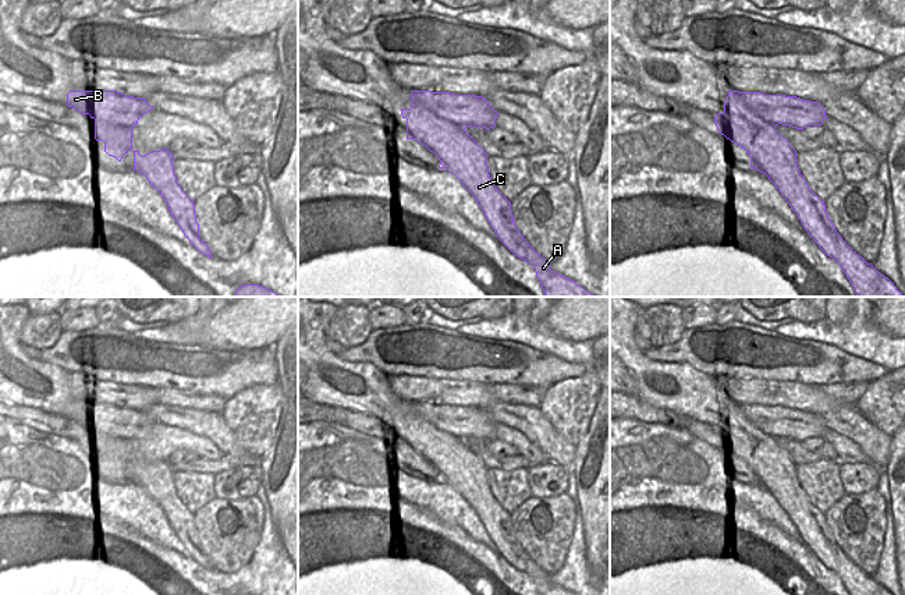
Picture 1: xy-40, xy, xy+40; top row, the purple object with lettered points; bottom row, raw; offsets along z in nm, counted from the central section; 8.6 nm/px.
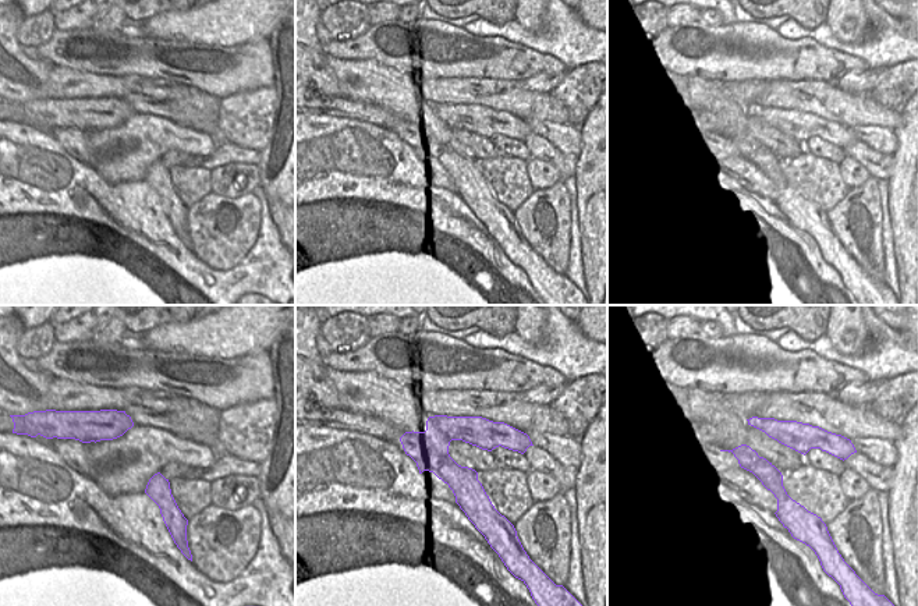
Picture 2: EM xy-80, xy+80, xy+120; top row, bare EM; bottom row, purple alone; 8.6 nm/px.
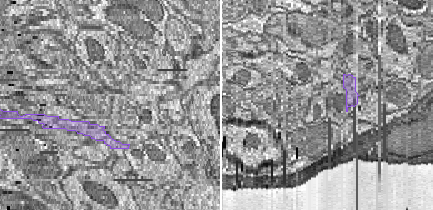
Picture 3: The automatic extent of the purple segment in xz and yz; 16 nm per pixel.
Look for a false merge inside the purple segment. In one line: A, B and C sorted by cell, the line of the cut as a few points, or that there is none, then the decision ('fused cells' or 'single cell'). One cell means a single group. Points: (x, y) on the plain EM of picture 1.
A C / B; cut in xy along (405, 429), (421, 421), (428, 421), (465, 438); fused cells

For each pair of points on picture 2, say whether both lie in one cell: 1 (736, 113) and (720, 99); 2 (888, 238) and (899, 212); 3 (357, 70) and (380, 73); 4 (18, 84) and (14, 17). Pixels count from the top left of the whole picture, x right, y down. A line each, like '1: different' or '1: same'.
1: same
2: different
3: same
4: same

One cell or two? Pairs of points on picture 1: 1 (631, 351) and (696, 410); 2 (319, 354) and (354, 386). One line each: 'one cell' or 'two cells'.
1: one cell
2: one cell

